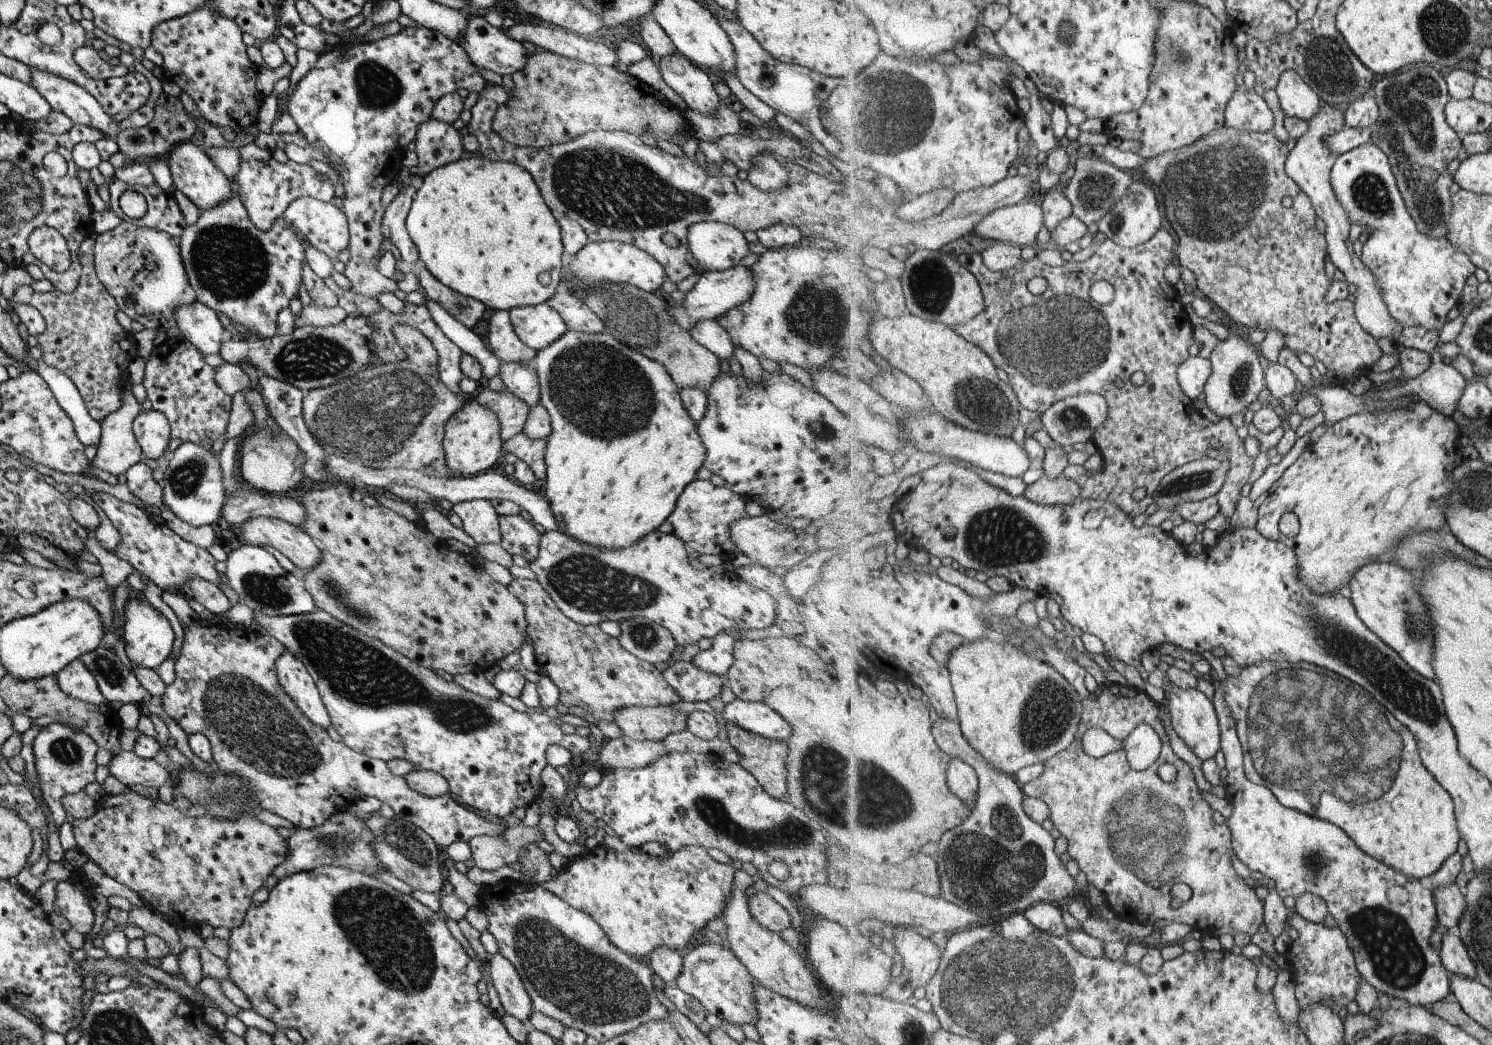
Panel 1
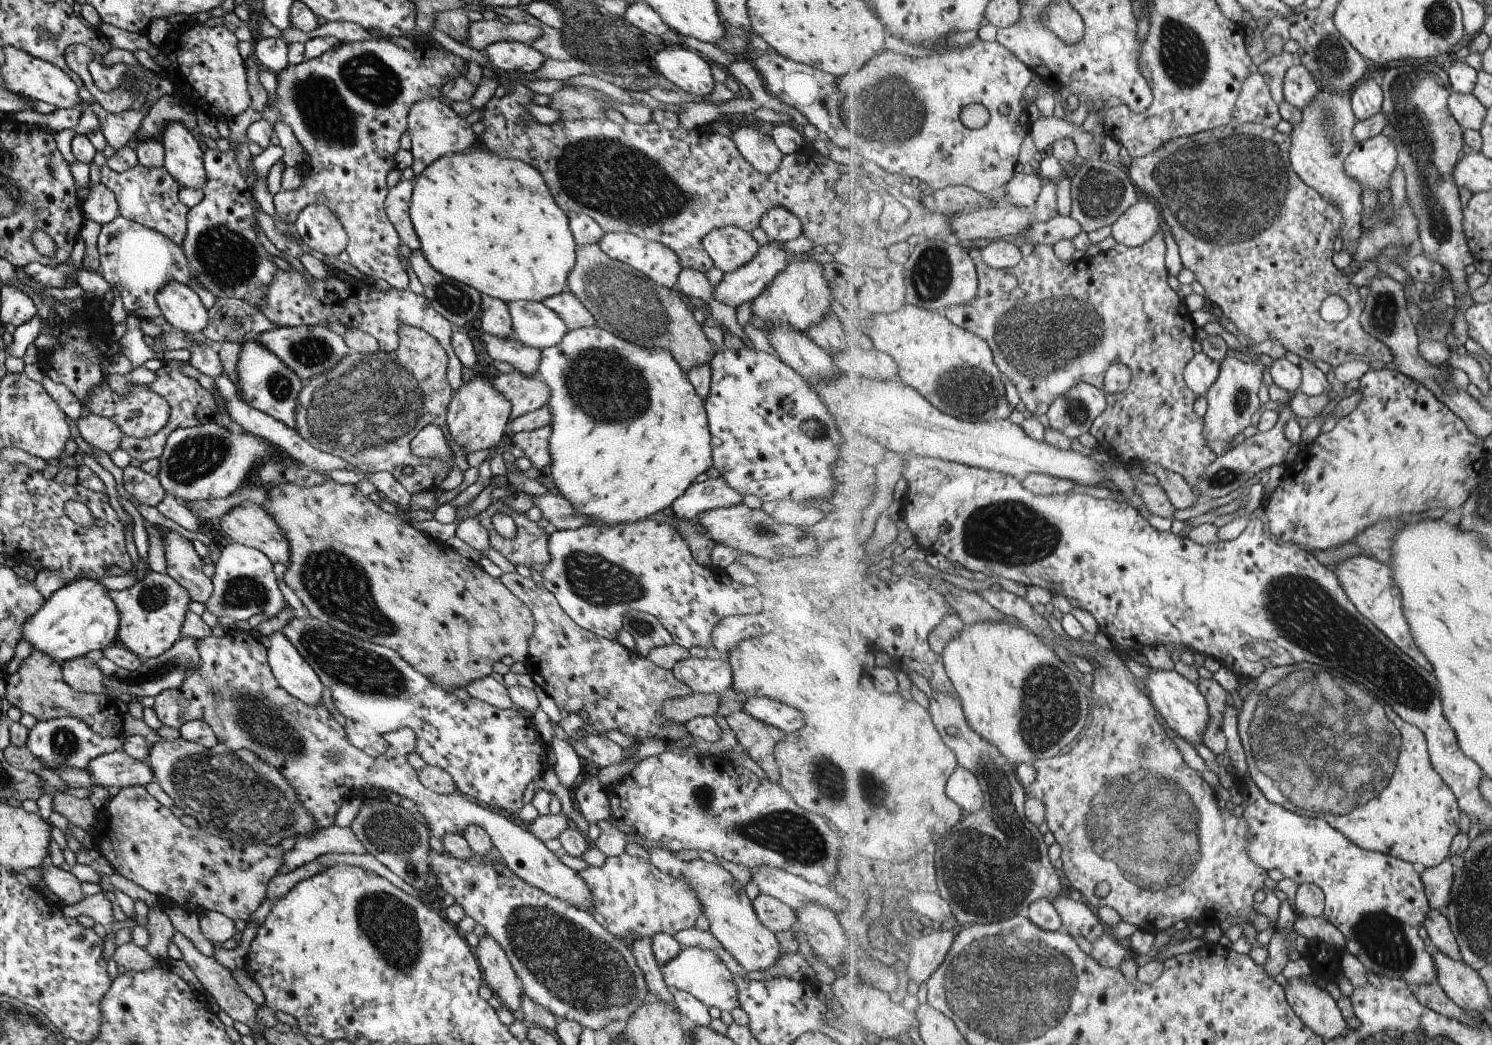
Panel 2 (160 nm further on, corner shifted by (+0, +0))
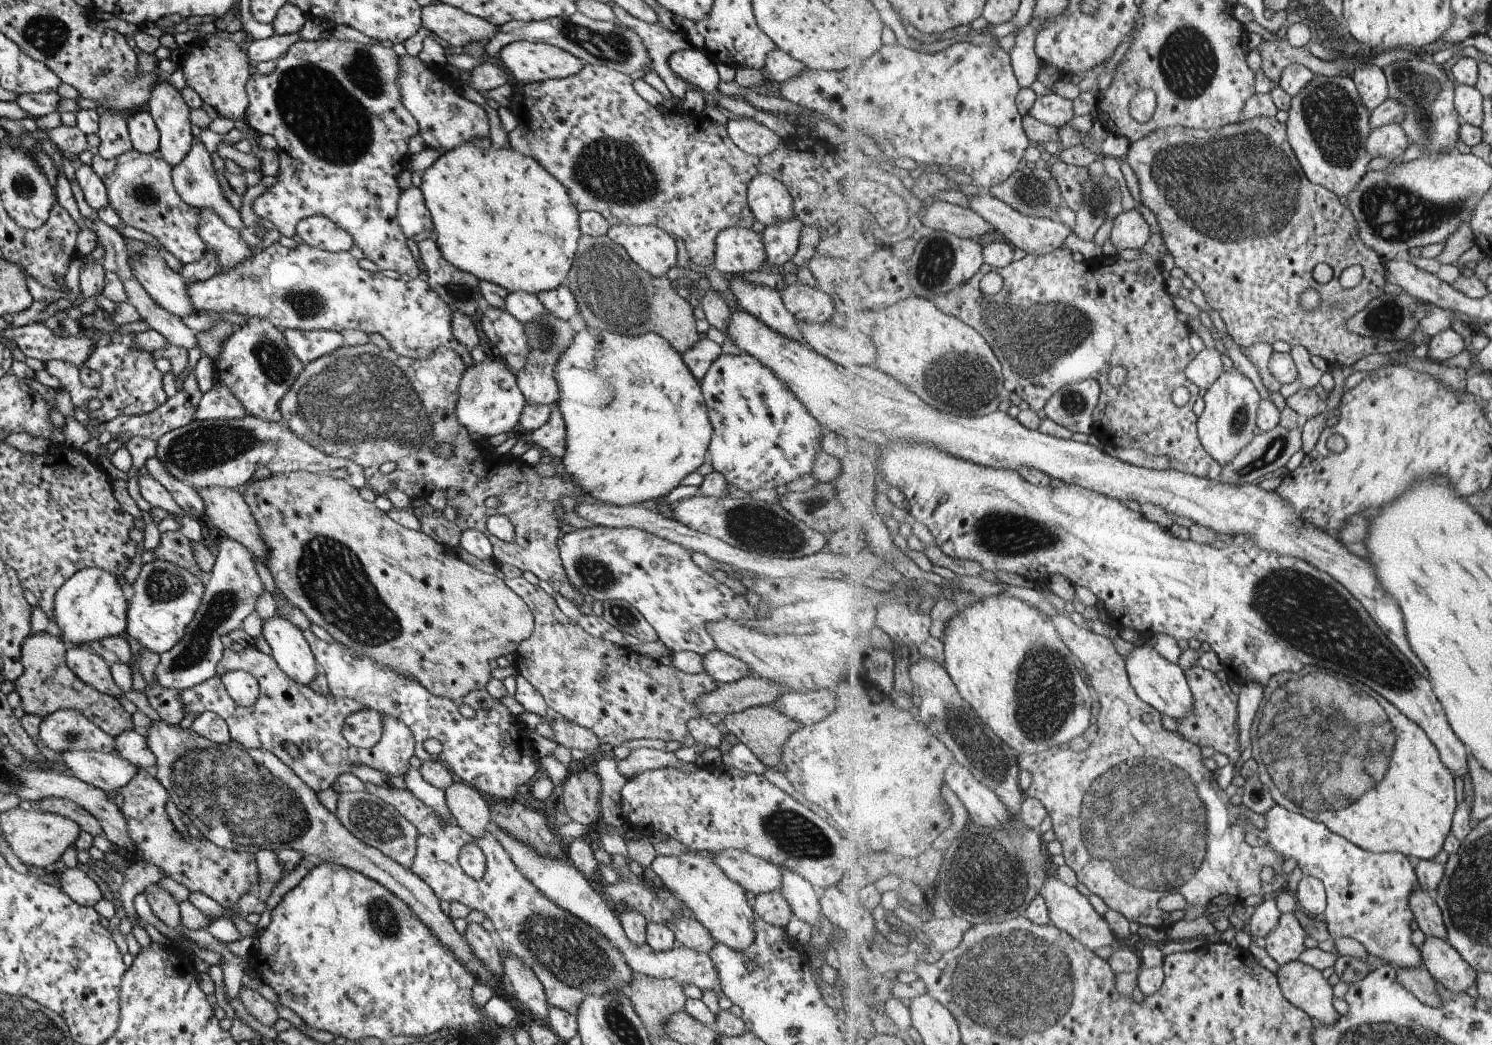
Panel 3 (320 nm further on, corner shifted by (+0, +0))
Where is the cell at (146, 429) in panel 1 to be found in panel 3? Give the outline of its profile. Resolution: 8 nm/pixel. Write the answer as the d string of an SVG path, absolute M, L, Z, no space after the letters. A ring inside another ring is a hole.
M98 308L90 314L76 315L76 323L82 336L92 341L91 352L85 359L84 366L96 370L101 375L101 384L95 388L83 386L79 380L78 369L74 364L48 360L44 363L44 370L51 376L55 376L61 383L61 389L69 393L70 401L75 409L84 418L97 418L101 423L120 417L121 415L140 415L151 412L156 406L165 402L166 396L161 389L161 373L155 368L155 361L151 352L138 349L134 341L134 334L127 332L119 334L117 323L111 321L111 314ZM91 398L97 398L101 402L100 408L89 411L86 408Z

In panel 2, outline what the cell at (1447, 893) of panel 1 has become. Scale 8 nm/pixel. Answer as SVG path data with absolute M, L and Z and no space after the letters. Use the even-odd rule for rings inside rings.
M1447 858L1436 867L1425 868L1421 875L1430 900L1430 908L1444 912L1451 900L1456 875L1451 860Z

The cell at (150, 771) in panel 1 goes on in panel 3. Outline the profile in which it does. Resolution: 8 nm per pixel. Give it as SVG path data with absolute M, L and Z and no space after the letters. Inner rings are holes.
M73 749L64 750L60 756L71 776L105 792L125 786L137 770L113 752Z

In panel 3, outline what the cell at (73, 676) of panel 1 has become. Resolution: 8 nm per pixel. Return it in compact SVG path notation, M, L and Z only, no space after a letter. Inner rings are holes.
M67 646L66 663L71 672L92 689L116 698L123 694L109 673L109 665L85 646Z

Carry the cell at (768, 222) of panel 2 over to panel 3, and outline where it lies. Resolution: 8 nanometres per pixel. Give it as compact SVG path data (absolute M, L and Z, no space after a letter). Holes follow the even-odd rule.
M770 174L751 178L747 183L746 199L754 220L765 227L793 217L791 195L784 184Z

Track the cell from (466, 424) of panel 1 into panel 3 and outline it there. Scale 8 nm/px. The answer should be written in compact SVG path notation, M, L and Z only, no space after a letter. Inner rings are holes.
M486 358L465 368L458 382L455 416L468 432L483 438L507 432L518 422L525 399L519 392L514 371L505 368L502 361Z

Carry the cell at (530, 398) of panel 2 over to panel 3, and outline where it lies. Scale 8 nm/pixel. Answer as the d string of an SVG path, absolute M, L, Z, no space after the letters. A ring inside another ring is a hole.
M551 315L544 319L535 319L531 322L523 323L522 327L525 331L524 337L529 347L528 350L534 355L527 358L523 367L514 372L519 392L523 395L526 403L552 405L558 399L558 390L553 376L554 365L560 355L564 353L564 350L571 344L575 332L569 325L569 321L564 321Z

